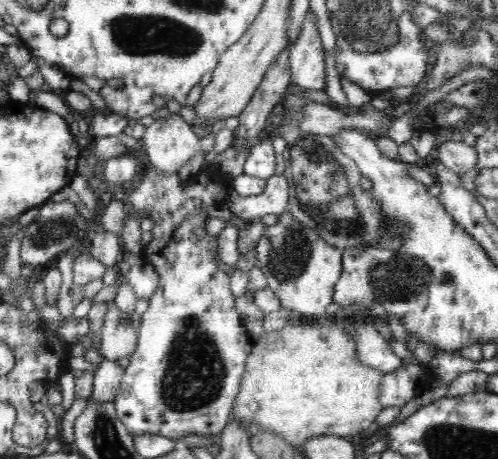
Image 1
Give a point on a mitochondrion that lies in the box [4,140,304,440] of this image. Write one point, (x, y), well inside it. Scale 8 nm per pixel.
(195, 373)

